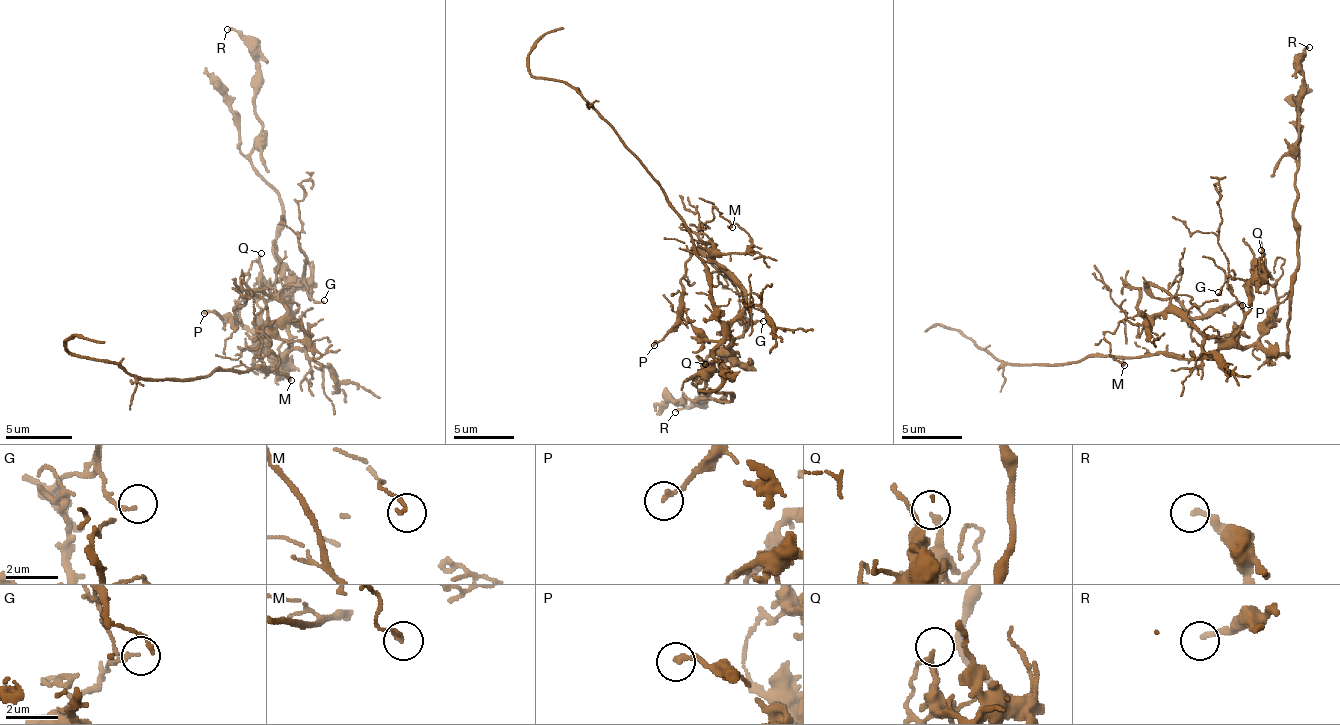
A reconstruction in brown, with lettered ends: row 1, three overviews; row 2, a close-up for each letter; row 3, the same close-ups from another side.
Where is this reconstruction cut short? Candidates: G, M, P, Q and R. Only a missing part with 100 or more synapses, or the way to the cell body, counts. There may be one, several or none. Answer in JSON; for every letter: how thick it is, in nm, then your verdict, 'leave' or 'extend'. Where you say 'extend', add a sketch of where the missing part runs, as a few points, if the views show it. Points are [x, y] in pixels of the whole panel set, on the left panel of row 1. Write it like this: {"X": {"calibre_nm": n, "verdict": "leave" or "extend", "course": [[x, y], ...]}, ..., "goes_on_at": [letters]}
{"G": {"calibre_nm": 120, "verdict": "leave"}, "M": {"calibre_nm": 150, "verdict": "leave"}, "P": {"calibre_nm": 170, "verdict": "leave"}, "Q": {"calibre_nm": 180, "verdict": "leave"}, "R": {"calibre_nm": 190, "verdict": "leave"}, "goes_on_at": []}

